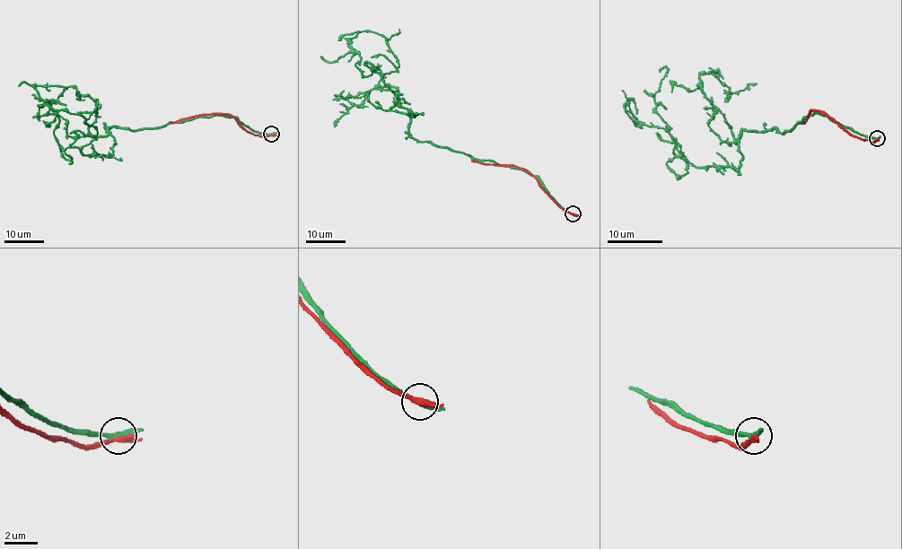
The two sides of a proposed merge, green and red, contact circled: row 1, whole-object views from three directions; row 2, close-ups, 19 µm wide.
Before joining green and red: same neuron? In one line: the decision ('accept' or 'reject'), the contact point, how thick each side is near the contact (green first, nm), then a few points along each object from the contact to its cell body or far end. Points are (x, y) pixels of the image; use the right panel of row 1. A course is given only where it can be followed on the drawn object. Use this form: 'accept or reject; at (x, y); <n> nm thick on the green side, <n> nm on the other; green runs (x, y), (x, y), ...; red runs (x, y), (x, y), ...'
reject; at (877, 138); 260 nm thick on the green side, 320 nm on the other; green runs (878, 138), (815, 112), (745, 130), (738, 169), (668, 161), (678, 175), (660, 73); red runs (878, 138), (872, 141), (853, 137), (827, 115), (816, 111), (810, 111), (802, 123)

